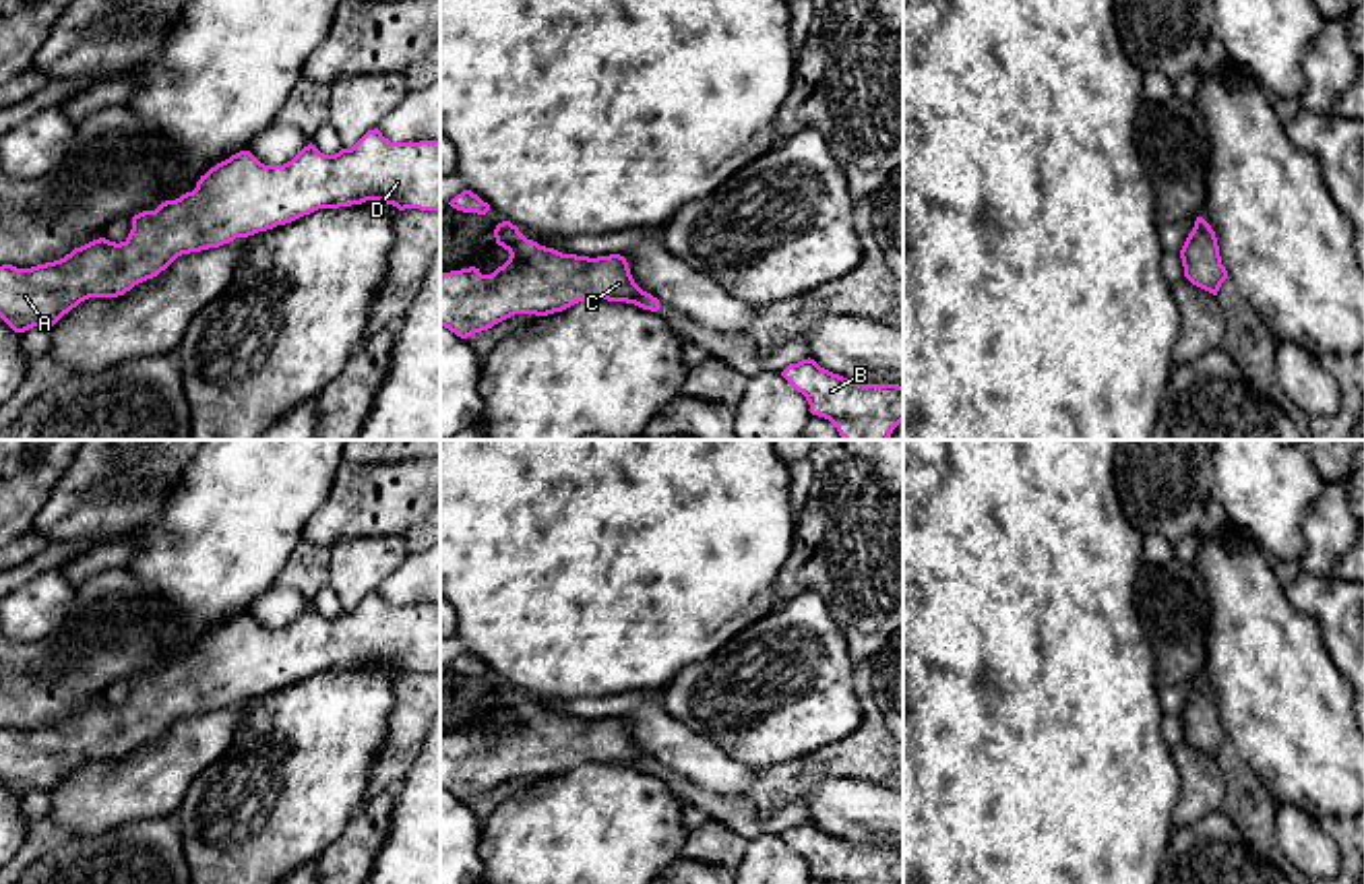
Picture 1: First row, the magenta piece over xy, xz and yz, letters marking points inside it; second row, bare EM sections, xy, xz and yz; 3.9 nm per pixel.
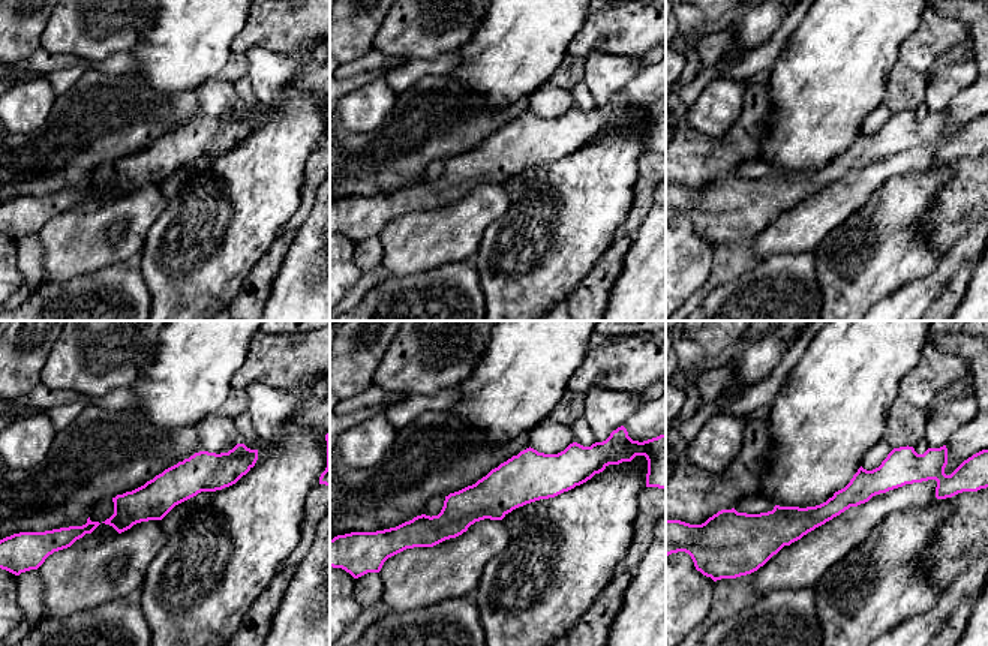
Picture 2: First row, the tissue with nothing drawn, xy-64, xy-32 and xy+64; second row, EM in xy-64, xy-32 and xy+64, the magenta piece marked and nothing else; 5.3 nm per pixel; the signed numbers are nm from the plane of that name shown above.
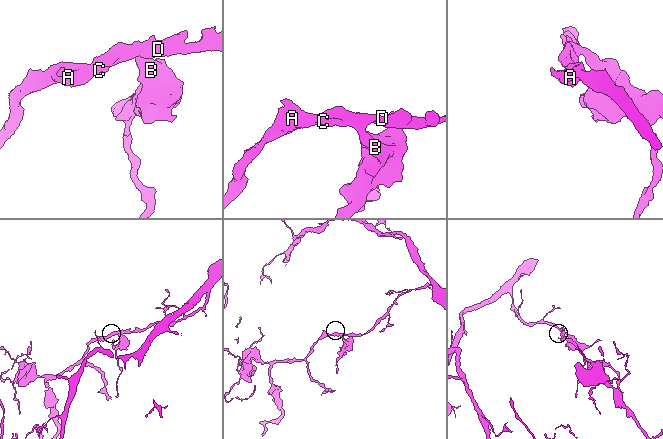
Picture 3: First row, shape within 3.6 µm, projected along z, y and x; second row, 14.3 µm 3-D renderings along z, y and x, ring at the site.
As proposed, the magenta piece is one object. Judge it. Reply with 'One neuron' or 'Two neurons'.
One neuron

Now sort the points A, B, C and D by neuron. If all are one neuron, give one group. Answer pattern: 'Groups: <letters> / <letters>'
Groups: A B C D

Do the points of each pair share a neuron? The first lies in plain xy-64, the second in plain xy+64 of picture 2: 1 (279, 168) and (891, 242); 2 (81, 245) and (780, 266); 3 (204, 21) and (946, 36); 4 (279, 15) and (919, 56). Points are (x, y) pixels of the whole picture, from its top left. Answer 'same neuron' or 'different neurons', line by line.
1: same neuron
2: different neurons
3: different neurons
4: same neuron

